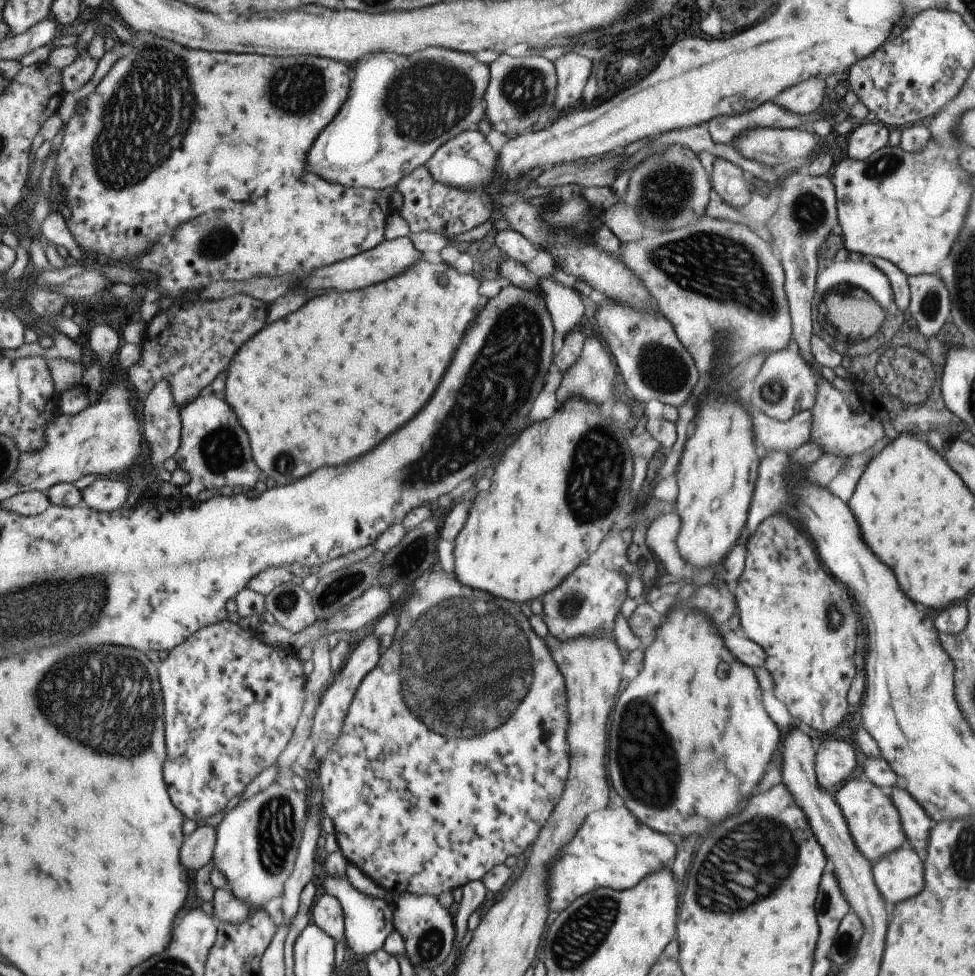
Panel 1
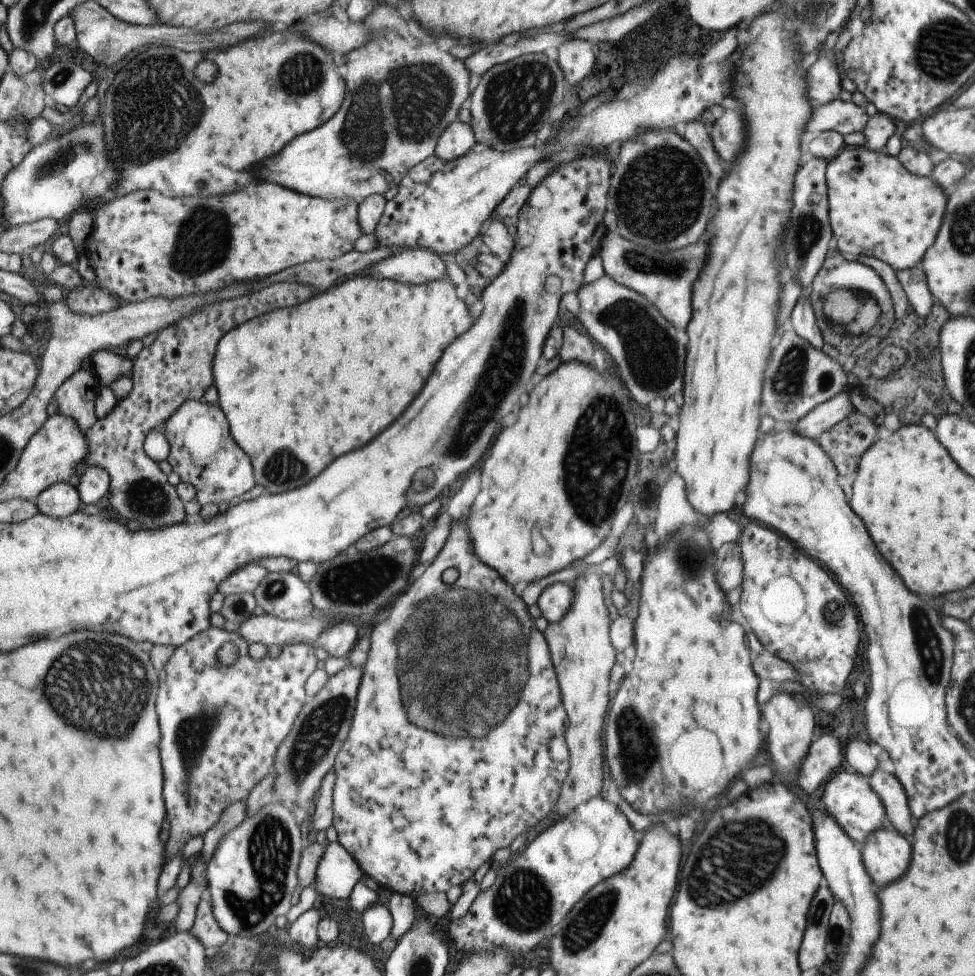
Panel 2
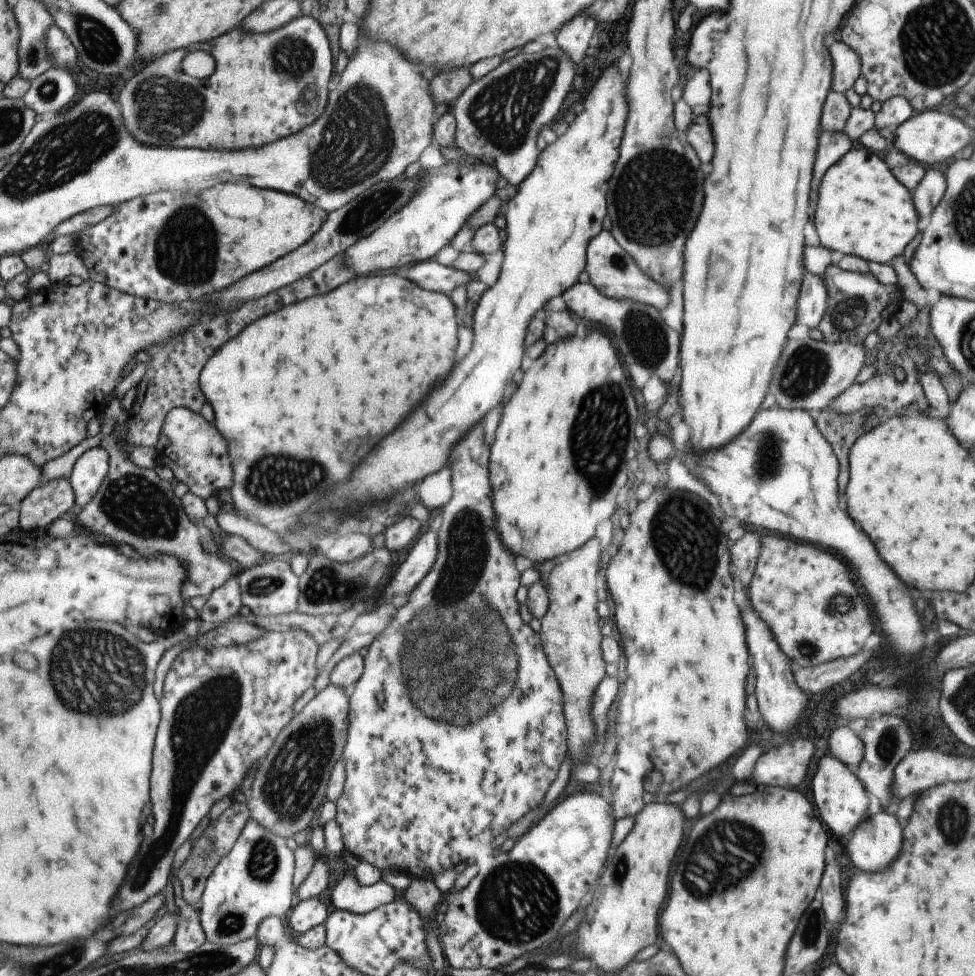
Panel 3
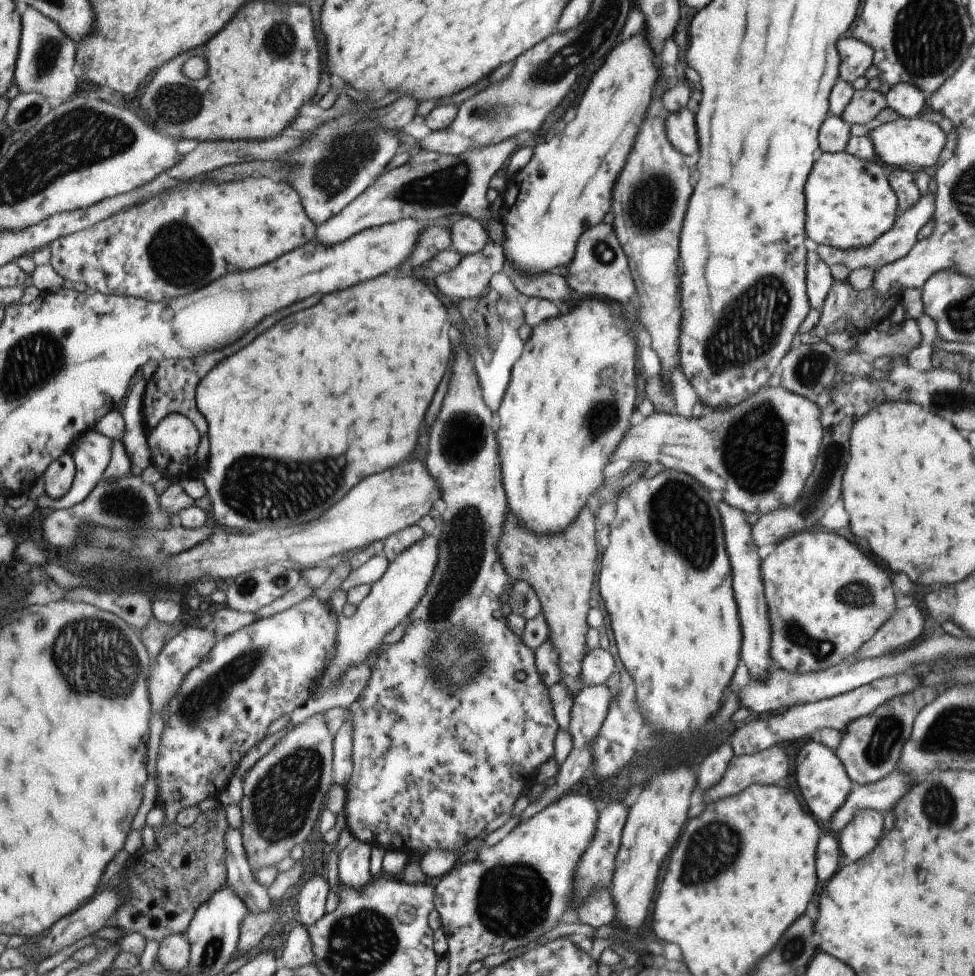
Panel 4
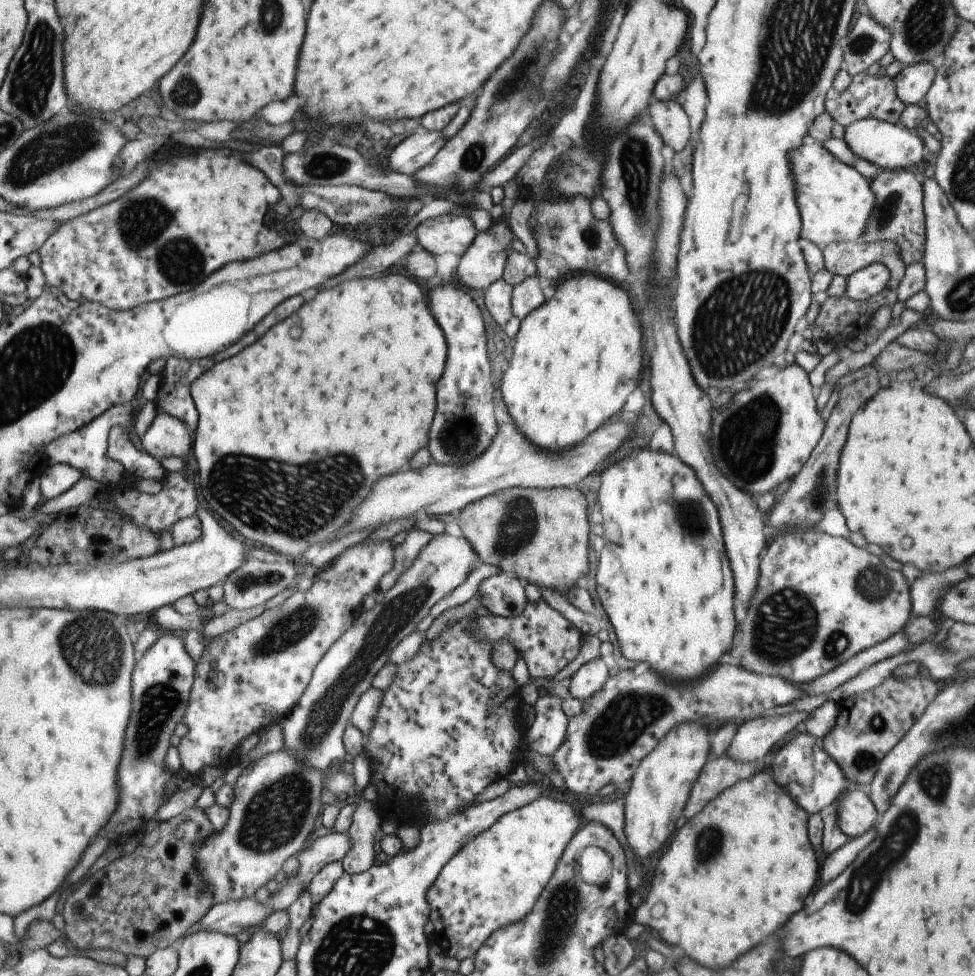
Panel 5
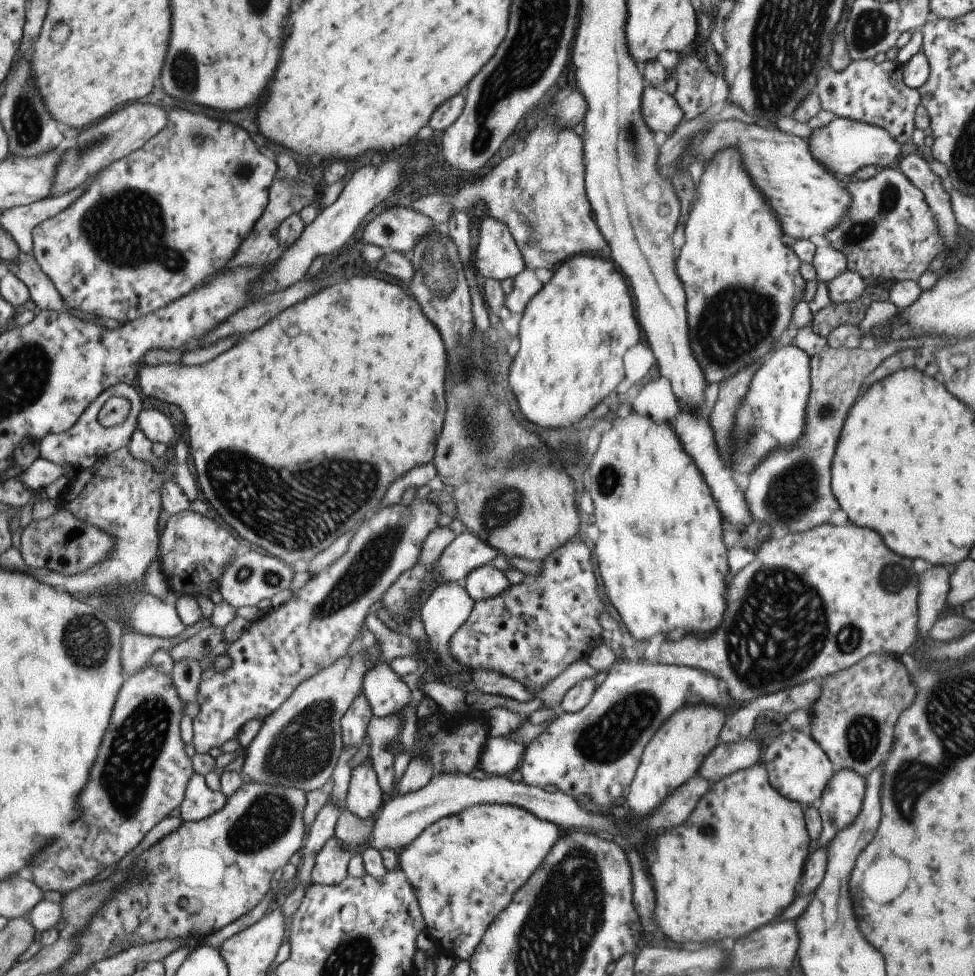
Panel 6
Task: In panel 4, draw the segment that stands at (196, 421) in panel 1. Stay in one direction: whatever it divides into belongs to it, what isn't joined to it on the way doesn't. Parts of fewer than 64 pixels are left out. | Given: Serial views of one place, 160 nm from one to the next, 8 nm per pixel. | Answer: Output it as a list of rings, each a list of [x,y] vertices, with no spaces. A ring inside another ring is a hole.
[[[180,413],[167,414],[151,432],[146,435],[150,464],[157,468],[163,478],[171,482],[185,480],[198,475],[203,470],[203,464],[196,463],[195,453],[201,439],[199,432],[187,417]]]

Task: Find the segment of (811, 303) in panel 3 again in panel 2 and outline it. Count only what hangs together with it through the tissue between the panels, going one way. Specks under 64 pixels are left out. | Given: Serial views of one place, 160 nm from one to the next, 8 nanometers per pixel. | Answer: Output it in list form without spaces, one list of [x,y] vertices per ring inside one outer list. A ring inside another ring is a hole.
[[[799,296],[789,314],[789,324],[797,336],[804,338],[811,346],[821,349],[824,343],[820,328],[817,326],[814,312],[807,297]]]

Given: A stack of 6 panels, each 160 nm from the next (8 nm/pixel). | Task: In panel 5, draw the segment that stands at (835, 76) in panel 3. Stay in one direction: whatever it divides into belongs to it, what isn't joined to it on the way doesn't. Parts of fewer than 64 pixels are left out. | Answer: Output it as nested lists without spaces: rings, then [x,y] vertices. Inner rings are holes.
[[[867,13],[857,16],[841,44],[843,68],[851,77],[867,70],[889,50],[891,37],[891,31]]]

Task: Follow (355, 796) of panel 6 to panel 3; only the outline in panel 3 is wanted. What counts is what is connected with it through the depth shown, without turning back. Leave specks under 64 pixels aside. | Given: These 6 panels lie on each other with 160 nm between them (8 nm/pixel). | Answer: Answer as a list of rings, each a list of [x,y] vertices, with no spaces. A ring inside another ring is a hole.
[[[345,850],[342,854],[346,867],[342,876],[338,876],[329,888],[329,900],[335,909],[365,914],[398,896],[389,886],[380,884],[366,887],[359,884],[353,874],[353,869],[358,865],[359,860]]]

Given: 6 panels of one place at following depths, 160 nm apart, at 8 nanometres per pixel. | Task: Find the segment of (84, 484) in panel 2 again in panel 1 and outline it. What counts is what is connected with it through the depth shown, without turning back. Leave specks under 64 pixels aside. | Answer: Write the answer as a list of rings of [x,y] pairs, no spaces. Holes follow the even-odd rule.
[[[112,477],[97,478],[80,491],[81,503],[97,512],[121,509],[129,492],[127,483],[119,481]]]

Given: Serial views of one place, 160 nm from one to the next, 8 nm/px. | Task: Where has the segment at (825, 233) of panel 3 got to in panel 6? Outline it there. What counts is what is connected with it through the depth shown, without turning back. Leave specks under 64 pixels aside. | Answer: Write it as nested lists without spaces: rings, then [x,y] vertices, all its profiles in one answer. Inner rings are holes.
[[[719,120],[703,132],[697,131],[701,141],[693,143],[693,136],[684,144],[679,162],[679,170],[687,170],[693,162],[707,164],[715,152],[730,147],[743,154],[743,168],[747,170],[753,186],[763,192],[767,206],[773,210],[782,234],[798,239],[809,236],[824,236],[834,227],[850,205],[850,194],[846,191],[845,181],[835,179],[834,175],[815,159],[807,143],[800,137],[779,132],[769,126],[745,124],[741,120]]]

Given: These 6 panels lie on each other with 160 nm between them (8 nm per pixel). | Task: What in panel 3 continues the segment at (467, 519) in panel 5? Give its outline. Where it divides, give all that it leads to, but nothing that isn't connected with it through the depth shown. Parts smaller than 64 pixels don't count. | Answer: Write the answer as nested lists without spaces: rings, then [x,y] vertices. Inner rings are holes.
[[[597,538],[570,553],[550,561],[535,562],[539,582],[548,596],[547,610],[540,618],[538,635],[547,664],[554,672],[562,692],[562,713],[566,722],[566,748],[570,754],[570,768],[574,764],[594,762],[590,746],[594,743],[594,730],[589,716],[591,699],[597,685],[605,677],[605,662],[601,659],[599,642],[601,621],[596,613],[596,589],[601,582],[603,562],[600,559]]]

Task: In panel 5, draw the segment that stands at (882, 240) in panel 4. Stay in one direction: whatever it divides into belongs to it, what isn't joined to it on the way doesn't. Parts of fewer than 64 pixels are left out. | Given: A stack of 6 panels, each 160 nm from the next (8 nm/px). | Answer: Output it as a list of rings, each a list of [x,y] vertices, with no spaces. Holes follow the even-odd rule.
[[[859,240],[837,241],[822,249],[824,269],[844,278],[871,263],[883,263],[889,271],[887,288],[894,291],[904,274],[904,264],[898,258],[898,247],[891,241],[863,243]]]

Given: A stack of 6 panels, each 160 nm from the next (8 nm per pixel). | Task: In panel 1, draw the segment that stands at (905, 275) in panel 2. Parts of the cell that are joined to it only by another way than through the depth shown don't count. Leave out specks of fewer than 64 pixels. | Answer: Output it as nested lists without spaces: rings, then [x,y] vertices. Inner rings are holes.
[[[937,274],[906,275],[906,281],[910,296],[907,309],[918,331],[926,337],[936,335],[950,318],[950,296],[945,285]]]

